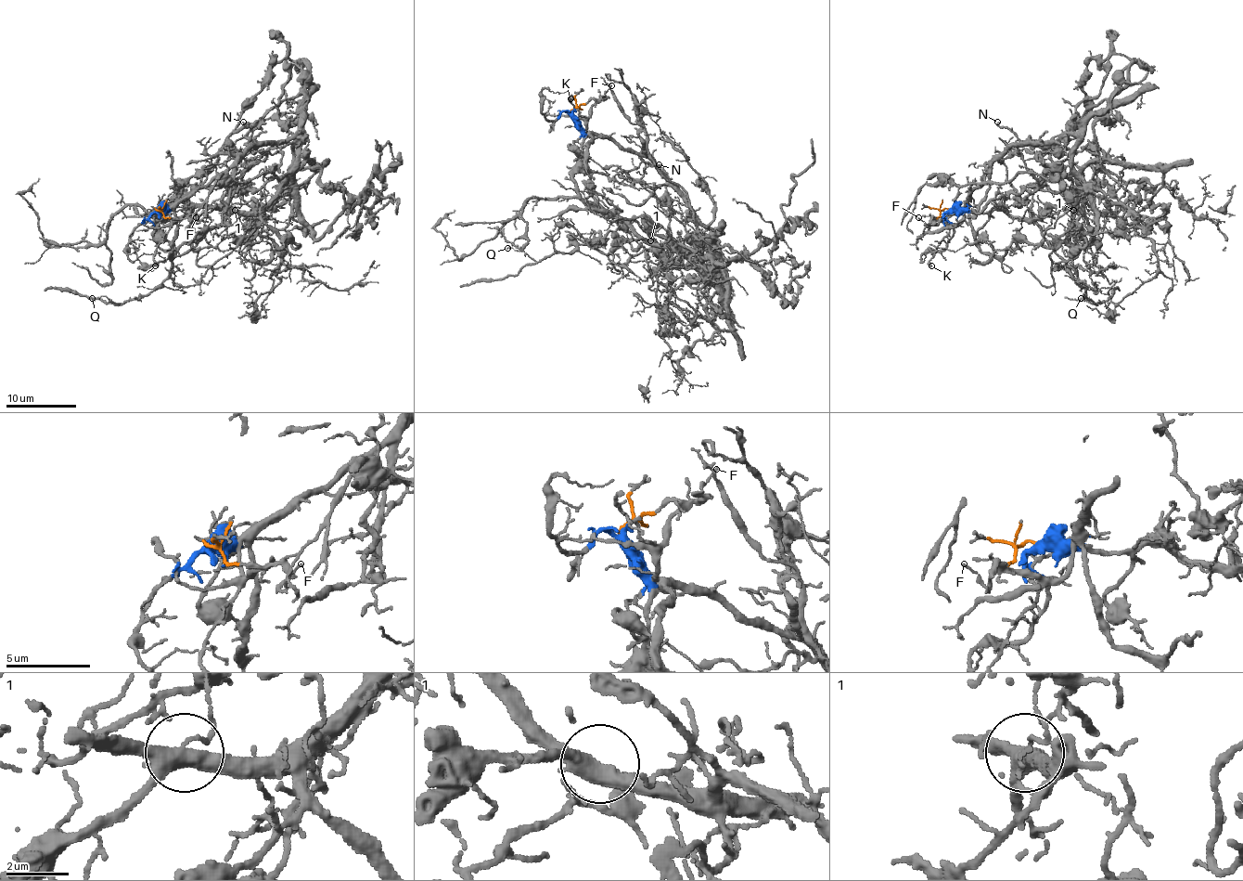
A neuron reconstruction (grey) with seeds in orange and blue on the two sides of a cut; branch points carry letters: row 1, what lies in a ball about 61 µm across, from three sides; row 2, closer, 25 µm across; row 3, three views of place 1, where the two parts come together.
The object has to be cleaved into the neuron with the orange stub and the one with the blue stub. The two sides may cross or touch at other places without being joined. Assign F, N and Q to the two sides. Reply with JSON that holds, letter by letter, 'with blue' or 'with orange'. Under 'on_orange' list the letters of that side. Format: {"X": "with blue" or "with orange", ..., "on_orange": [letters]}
{"F": "with orange", "N": "with blue", "Q": "with blue", "on_orange": ["F"]}

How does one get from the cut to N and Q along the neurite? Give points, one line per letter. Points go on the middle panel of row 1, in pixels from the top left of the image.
N: (572, 117), (583, 136), (575, 190), (651, 241), (691, 249), (709, 270), (672, 213), (667, 174), (658, 164)
Q: (572, 117), (583, 136), (575, 190), (642, 239), (621, 239), (602, 254), (588, 239), (533, 261), (507, 249)

